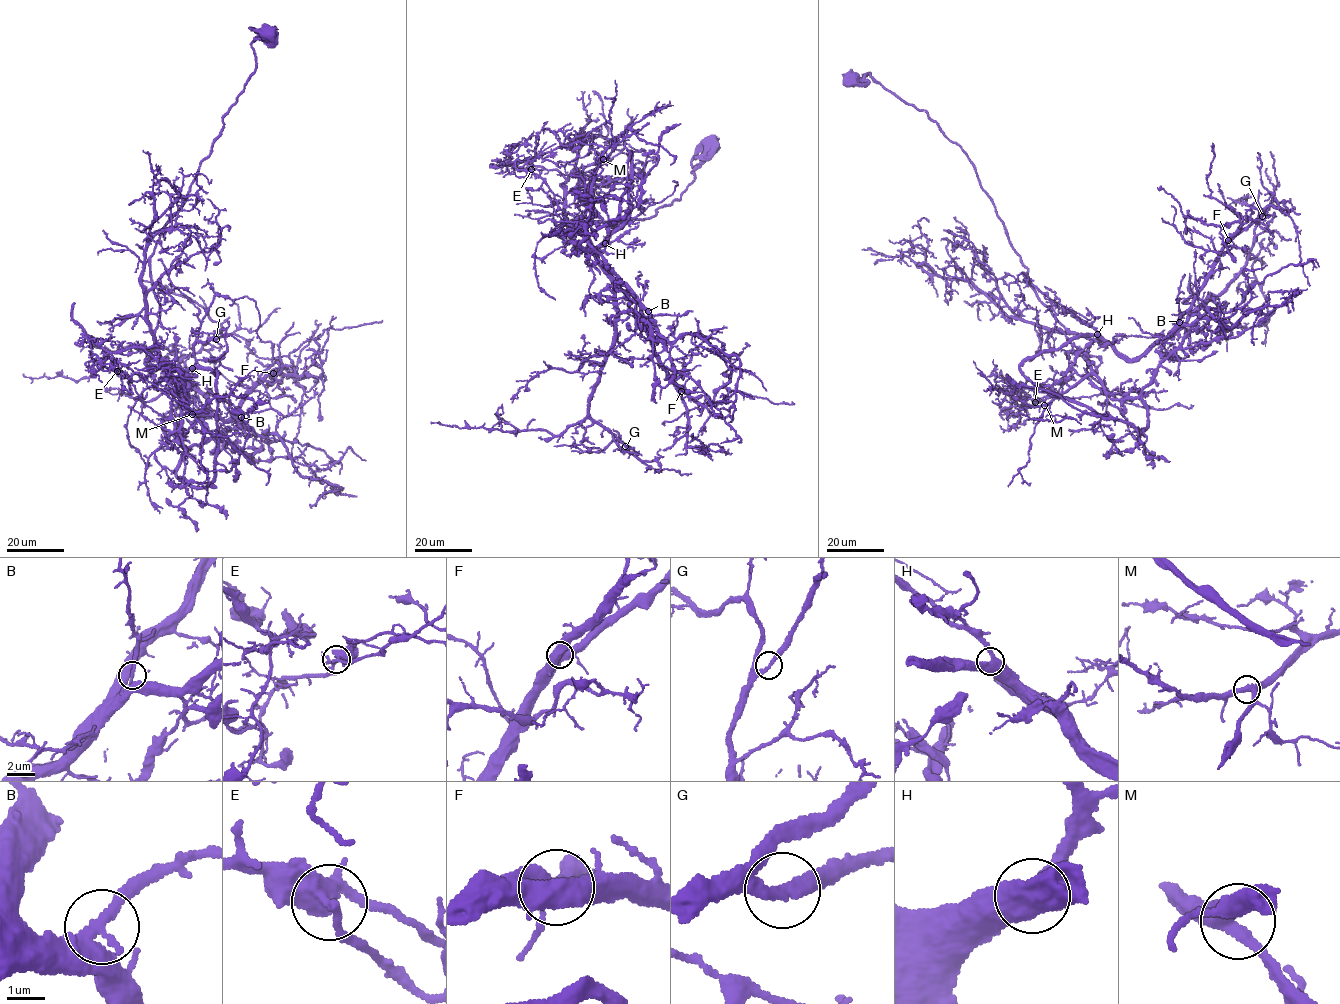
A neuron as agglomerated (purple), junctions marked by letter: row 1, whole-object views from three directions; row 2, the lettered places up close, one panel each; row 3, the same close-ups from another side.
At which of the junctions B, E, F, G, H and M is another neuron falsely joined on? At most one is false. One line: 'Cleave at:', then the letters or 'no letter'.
Cleave at: E

